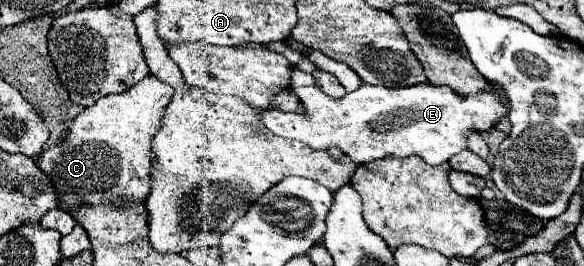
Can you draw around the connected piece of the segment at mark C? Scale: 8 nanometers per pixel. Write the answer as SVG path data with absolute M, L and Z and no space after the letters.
M147 75L121 95L101 97L101 101L85 107L69 123L65 137L35 159L35 165L49 177L53 189L59 193L61 209L77 211L83 205L119 205L117 201L147 199L155 165L151 141L161 129L161 119L173 93L175 89L171 85Z

